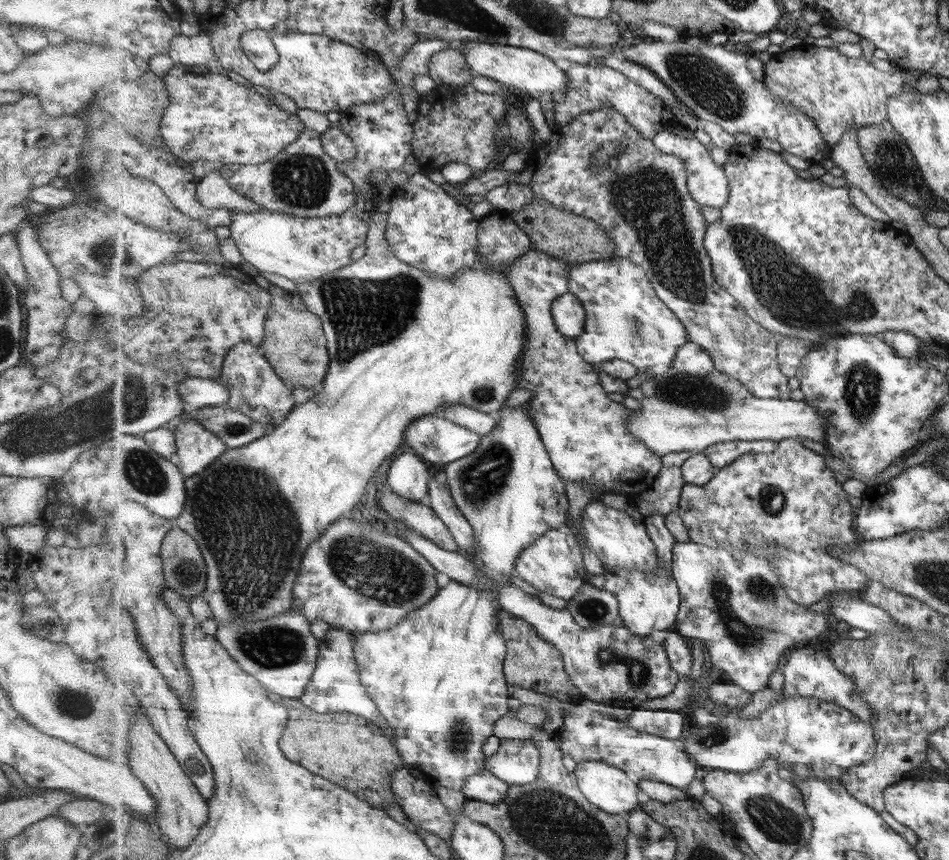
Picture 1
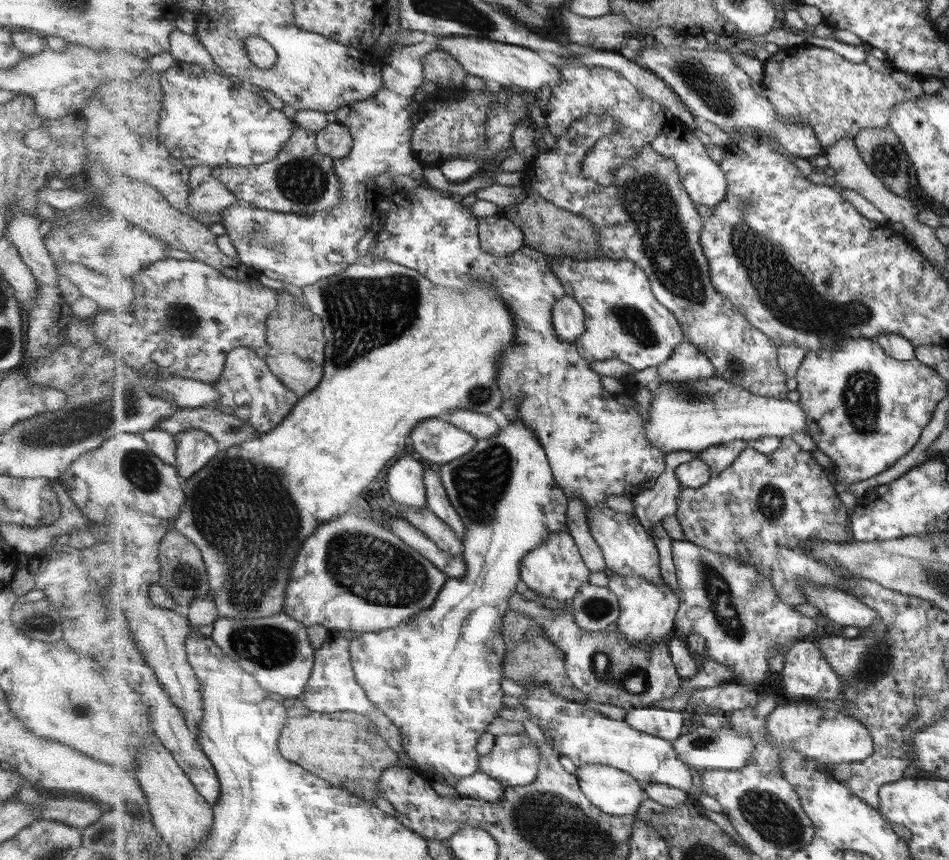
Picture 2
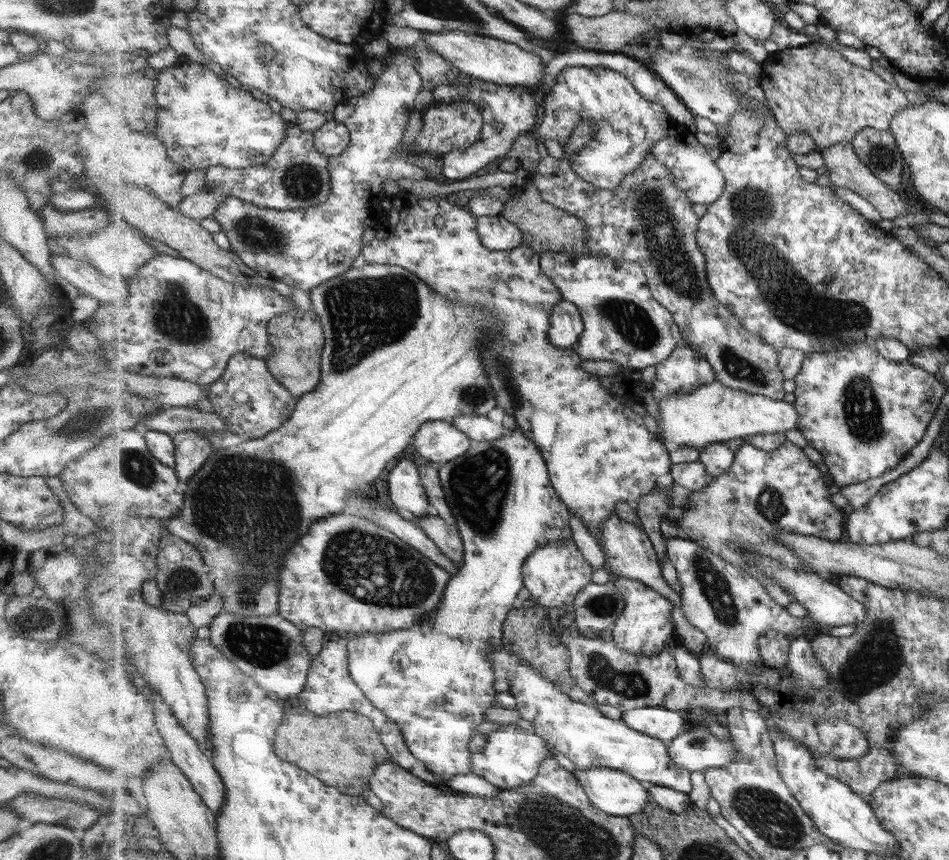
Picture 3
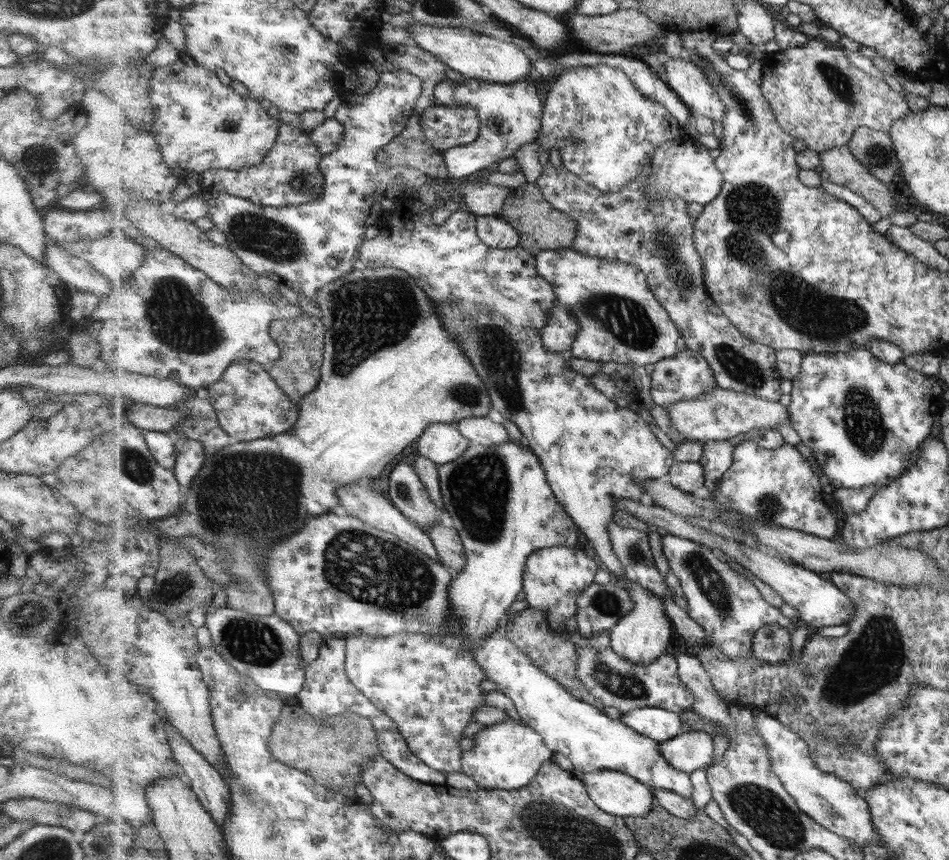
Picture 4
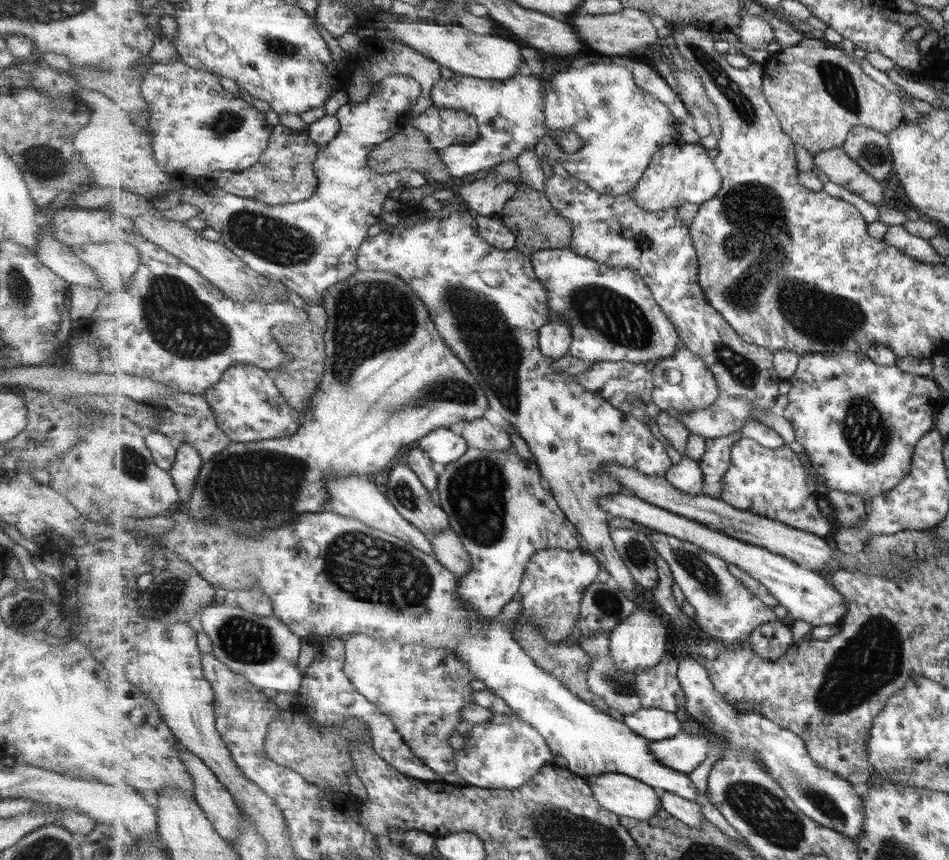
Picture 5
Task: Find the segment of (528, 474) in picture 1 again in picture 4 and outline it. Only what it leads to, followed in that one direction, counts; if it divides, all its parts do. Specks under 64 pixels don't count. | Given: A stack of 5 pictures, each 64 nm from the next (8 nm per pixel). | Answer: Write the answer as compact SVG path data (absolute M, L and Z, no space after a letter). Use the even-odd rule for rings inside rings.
M508 440L505 444L496 446L483 446L481 444L472 443L471 446L462 454L457 460L450 463L443 463L440 465L439 474L441 479L442 499L446 507L448 522L451 526L458 529L458 533L462 537L462 542L466 548L466 555L468 558L466 567L455 574L454 582L451 583L450 597L452 600L452 614L450 614L450 624L448 624L448 632L442 638L428 638L424 634L403 634L397 636L377 637L361 633L359 635L346 637L346 671L349 680L362 693L374 702L385 714L389 715L393 721L397 723L399 732L405 737L407 745L410 750L430 768L437 770L443 774L451 772L463 772L463 754L465 752L459 746L459 740L465 737L465 726L469 722L476 722L473 718L473 713L483 705L486 705L484 694L485 690L481 689L481 680L488 680L484 668L481 668L474 659L473 649L482 641L490 637L495 631L504 629L504 621L509 614L507 610L511 608L511 604L517 600L519 592L524 590L524 575L526 572L526 562L530 556L539 549L551 548L557 546L580 546L579 532L580 529L574 523L574 520L567 514L566 508L557 500L552 486L548 483L547 475L539 457L522 442L515 442Z

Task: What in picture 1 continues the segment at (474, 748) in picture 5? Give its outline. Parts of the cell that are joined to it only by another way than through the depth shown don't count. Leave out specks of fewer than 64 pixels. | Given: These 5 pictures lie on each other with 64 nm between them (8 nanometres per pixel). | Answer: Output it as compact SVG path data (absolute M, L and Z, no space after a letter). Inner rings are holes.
M502 740L497 755L486 758L486 770L510 786L526 786L540 776L541 754L533 740Z

